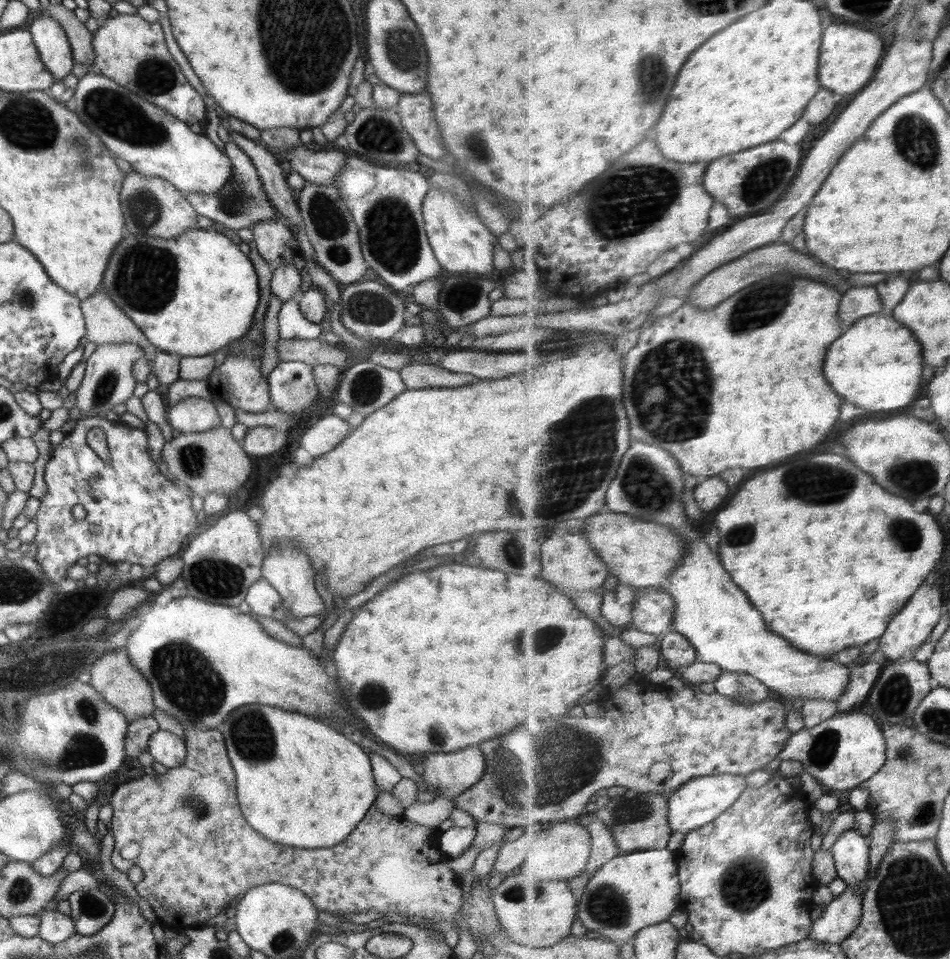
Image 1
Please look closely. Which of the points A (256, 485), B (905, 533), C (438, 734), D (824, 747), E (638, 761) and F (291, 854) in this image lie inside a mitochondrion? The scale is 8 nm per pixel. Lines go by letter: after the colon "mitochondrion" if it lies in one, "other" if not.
A: other
B: mitochondrion
C: mitochondrion
D: mitochondrion
E: other
F: other

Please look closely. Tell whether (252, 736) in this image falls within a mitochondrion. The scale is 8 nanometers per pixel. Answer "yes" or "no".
yes

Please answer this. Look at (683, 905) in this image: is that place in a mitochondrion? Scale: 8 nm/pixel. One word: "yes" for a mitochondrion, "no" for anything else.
no

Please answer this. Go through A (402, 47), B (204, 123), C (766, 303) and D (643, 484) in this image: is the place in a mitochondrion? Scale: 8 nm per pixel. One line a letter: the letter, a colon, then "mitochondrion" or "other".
A: mitochondrion
B: other
C: mitochondrion
D: mitochondrion

